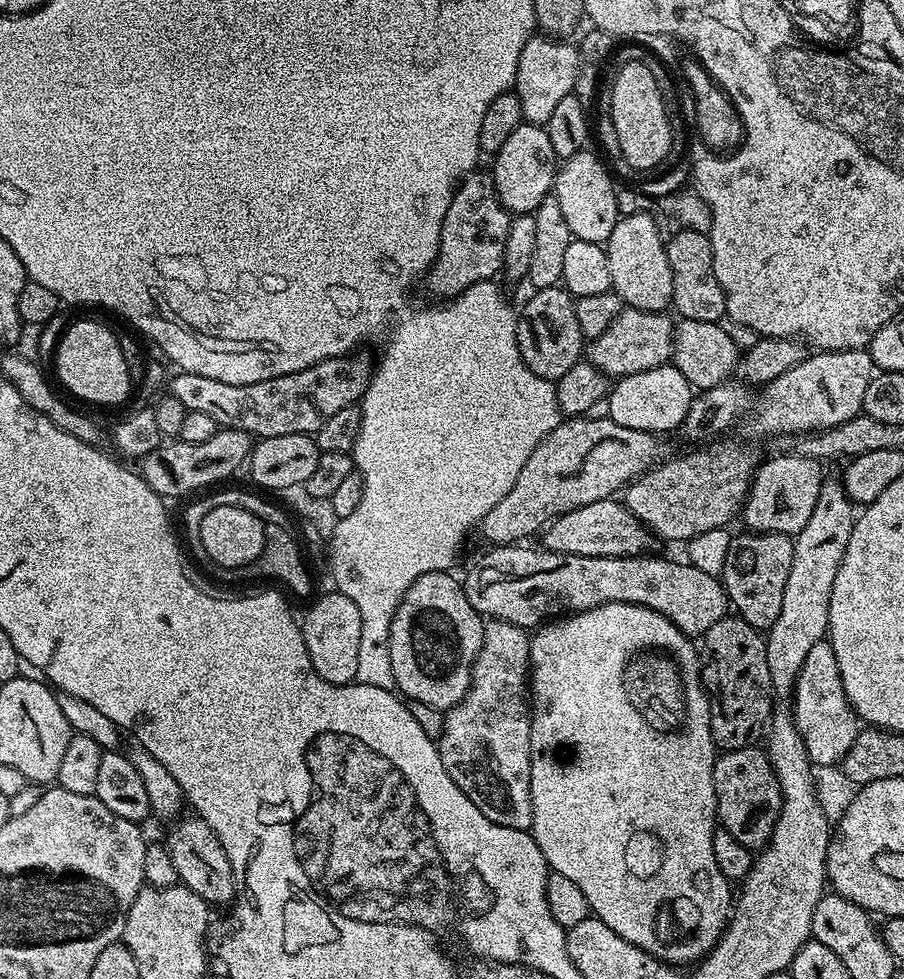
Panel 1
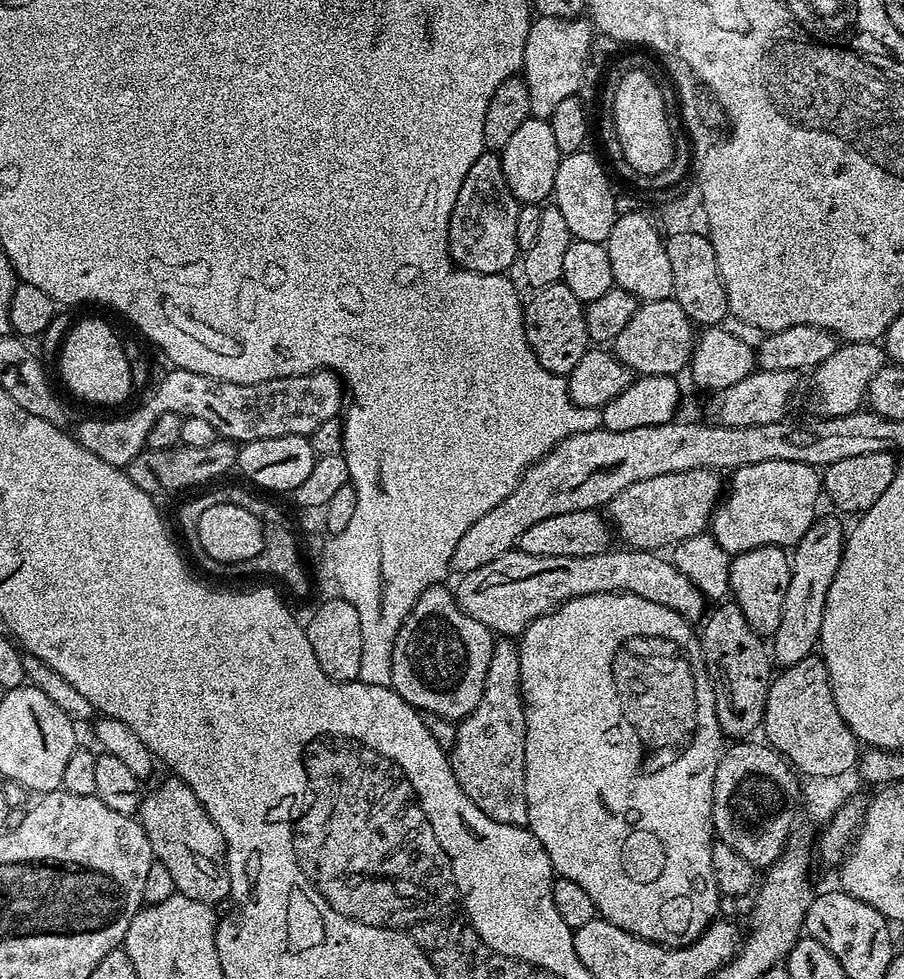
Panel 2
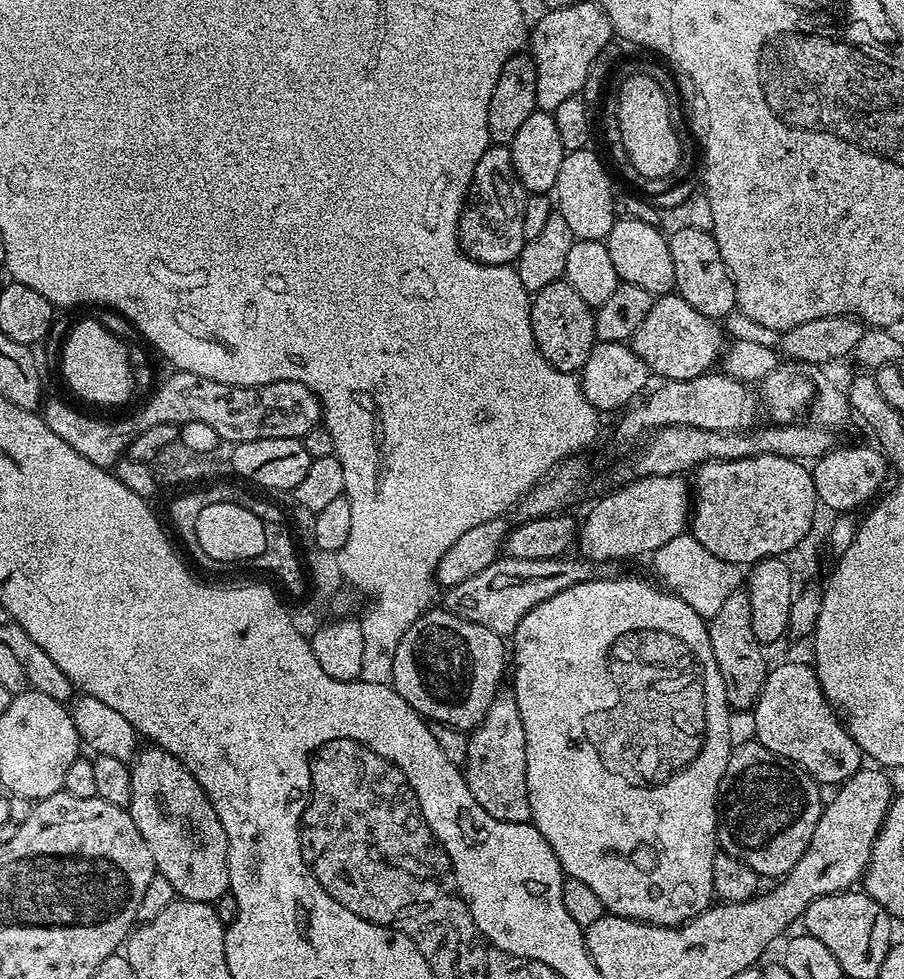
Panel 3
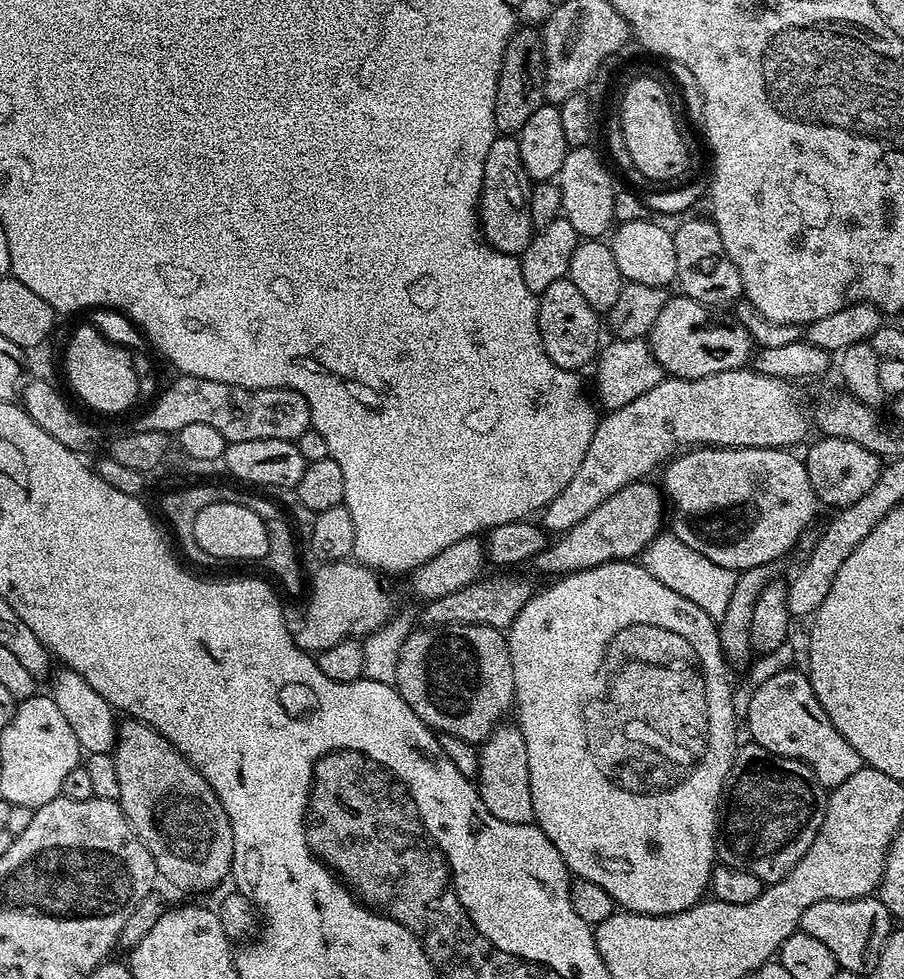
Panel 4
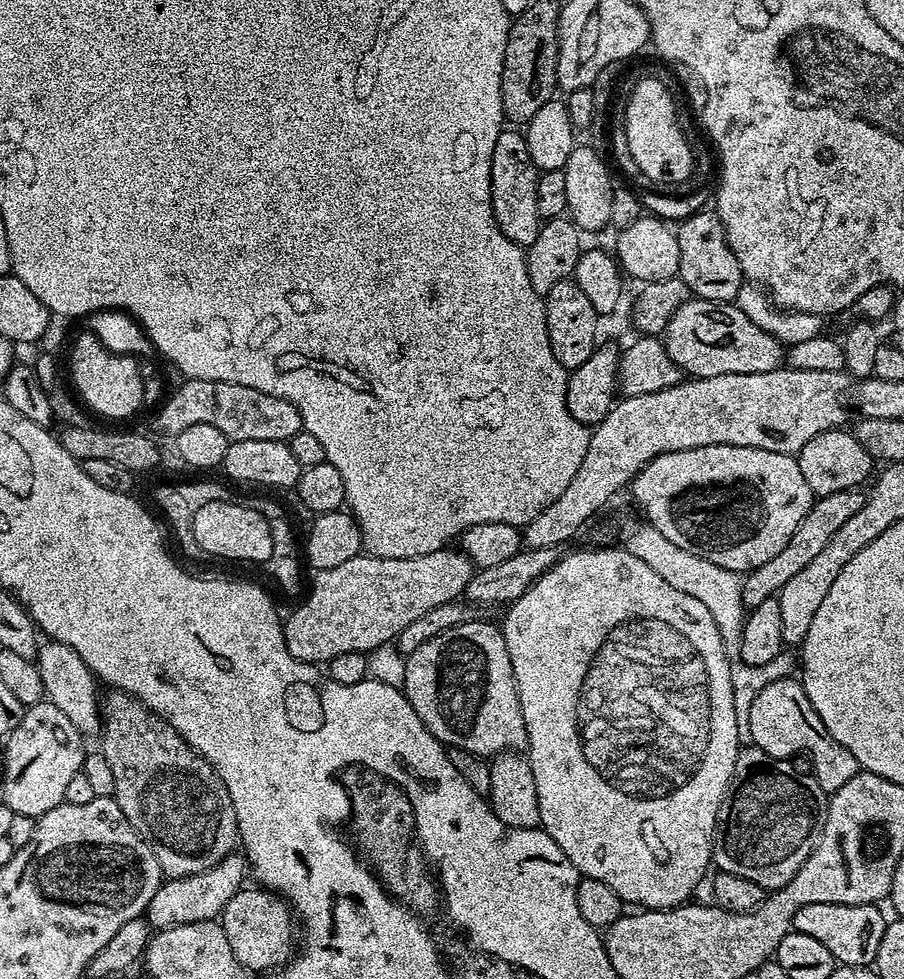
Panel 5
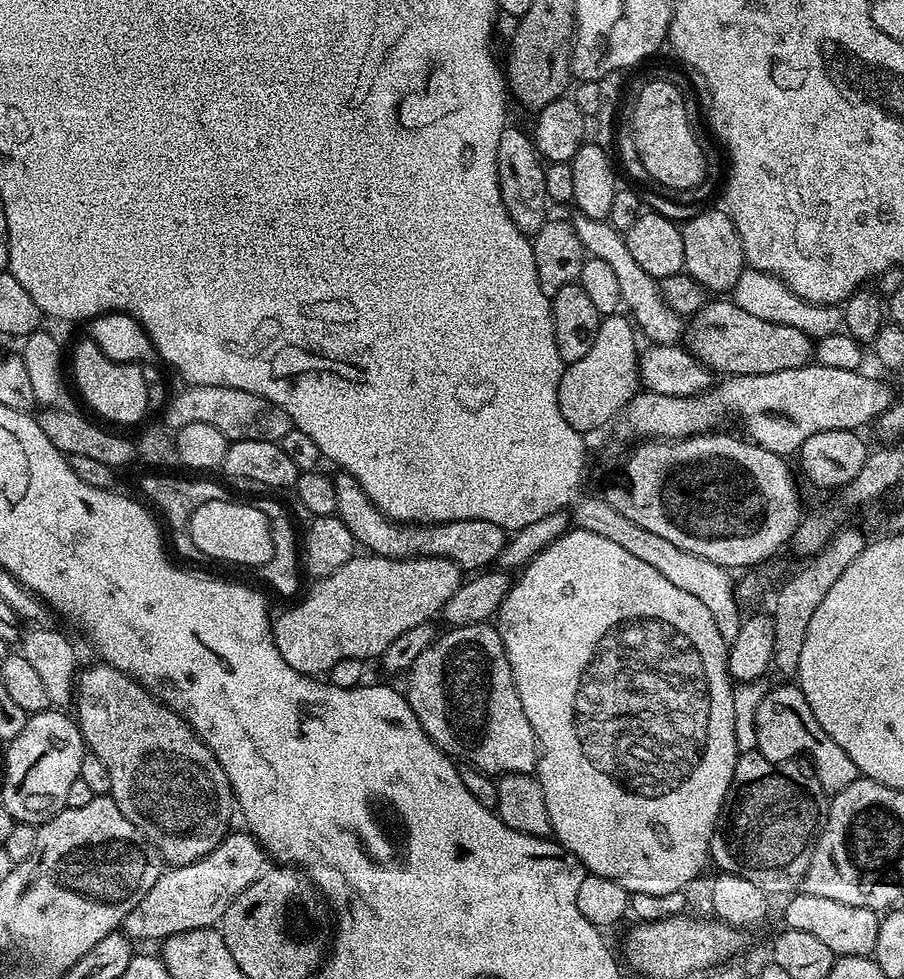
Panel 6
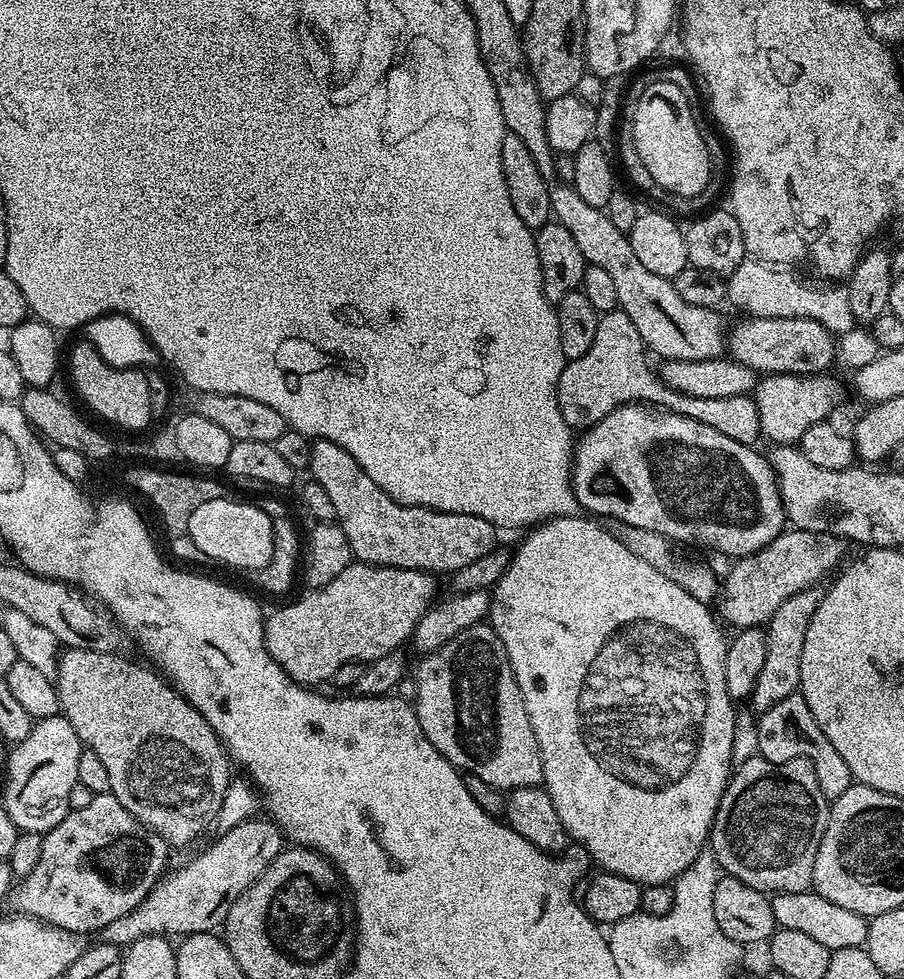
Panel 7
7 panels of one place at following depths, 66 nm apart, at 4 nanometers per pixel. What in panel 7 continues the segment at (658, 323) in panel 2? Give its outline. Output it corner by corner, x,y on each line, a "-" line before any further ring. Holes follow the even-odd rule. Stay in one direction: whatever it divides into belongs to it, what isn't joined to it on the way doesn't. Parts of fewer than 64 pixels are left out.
754,316
751,318
742,318
736,325
731,325
730,331
726,336
726,352
733,360
737,360
742,366
750,366
757,374
779,374
788,372
791,376
811,376
813,374
824,374
829,371
828,368
833,366
837,359
837,337
832,335
832,332
826,328
822,322
814,322
814,318
762,318
761,316

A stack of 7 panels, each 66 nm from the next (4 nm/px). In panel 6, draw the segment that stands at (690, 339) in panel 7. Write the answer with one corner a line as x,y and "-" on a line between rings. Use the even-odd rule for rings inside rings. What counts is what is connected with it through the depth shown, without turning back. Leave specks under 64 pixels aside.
579,214
573,215
570,223
574,226
578,242
582,242
585,253
594,258
602,258
602,262
606,262
614,270
614,275
618,277
618,287
622,289
623,307
629,308
627,311
643,339
645,336
645,341
653,344
677,343
684,328
686,332
685,321
664,301
664,293
657,277
646,274
646,270
642,270
642,266
634,262
625,233
614,230
607,220
591,220

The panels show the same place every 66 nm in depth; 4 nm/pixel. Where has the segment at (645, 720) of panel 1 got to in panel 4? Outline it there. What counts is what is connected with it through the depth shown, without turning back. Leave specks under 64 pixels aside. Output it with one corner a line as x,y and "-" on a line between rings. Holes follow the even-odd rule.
611,560
602,566
593,568
581,568
578,572
570,572
567,576
562,576
551,581
549,588
537,591
524,603
522,610
518,610
518,618
506,629
506,639
510,650
510,662
514,666
514,686
516,687
516,698
514,701
515,715
520,715
518,727
522,738
526,742
526,758
530,766
530,798
534,802
534,823
536,827
542,829
546,838
554,842
554,850
562,854
562,862
566,862
569,873
573,877
594,882
594,886
602,886
606,894
610,894
613,905
619,906
625,912
641,912
647,916
669,916
684,912
688,908
693,908
695,904
701,903
705,899
710,888
712,870
717,863
716,855
716,829
718,827
718,813
720,810
720,795
726,782
726,774
730,774
732,760
736,757
738,739
736,740
736,708
732,705
732,688
728,685
729,665
724,658
724,652
720,648
720,634
717,621
712,620
694,602
682,598
682,594
674,594
670,586
662,586
658,578
653,578
644,569
643,563
632,560

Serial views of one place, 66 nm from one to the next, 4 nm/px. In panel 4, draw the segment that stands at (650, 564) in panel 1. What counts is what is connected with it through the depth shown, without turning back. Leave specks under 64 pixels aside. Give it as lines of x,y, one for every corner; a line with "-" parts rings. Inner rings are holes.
508,576
505,580
488,580
481,578
476,583
466,586
462,590
454,590
454,594
446,594
446,598
427,601
420,612
419,623
429,628
439,628
441,624
485,624
491,628
506,630
518,618
518,610
534,594
534,587
528,580
519,580
516,576

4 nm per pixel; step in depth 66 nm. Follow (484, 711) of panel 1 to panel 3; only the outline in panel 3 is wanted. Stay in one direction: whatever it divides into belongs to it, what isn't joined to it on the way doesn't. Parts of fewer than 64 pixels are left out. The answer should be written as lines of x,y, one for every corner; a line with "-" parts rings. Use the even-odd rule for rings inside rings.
507,691
496,695
484,721
468,736
468,757
462,771
470,794
490,818
526,824
532,819
526,790
526,730
522,730
522,714
515,695

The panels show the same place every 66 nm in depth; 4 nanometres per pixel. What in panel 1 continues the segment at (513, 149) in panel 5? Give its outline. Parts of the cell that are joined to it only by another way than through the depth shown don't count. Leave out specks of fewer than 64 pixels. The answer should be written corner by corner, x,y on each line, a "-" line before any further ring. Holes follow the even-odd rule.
473,170
459,181
458,187
452,193
452,201
446,210
446,218
442,218
442,234
436,260
428,268
428,292
432,298
455,298
483,280
492,280
496,271
501,271
504,262
504,247
506,234
510,230
510,213
502,206
496,193
496,187
487,171

